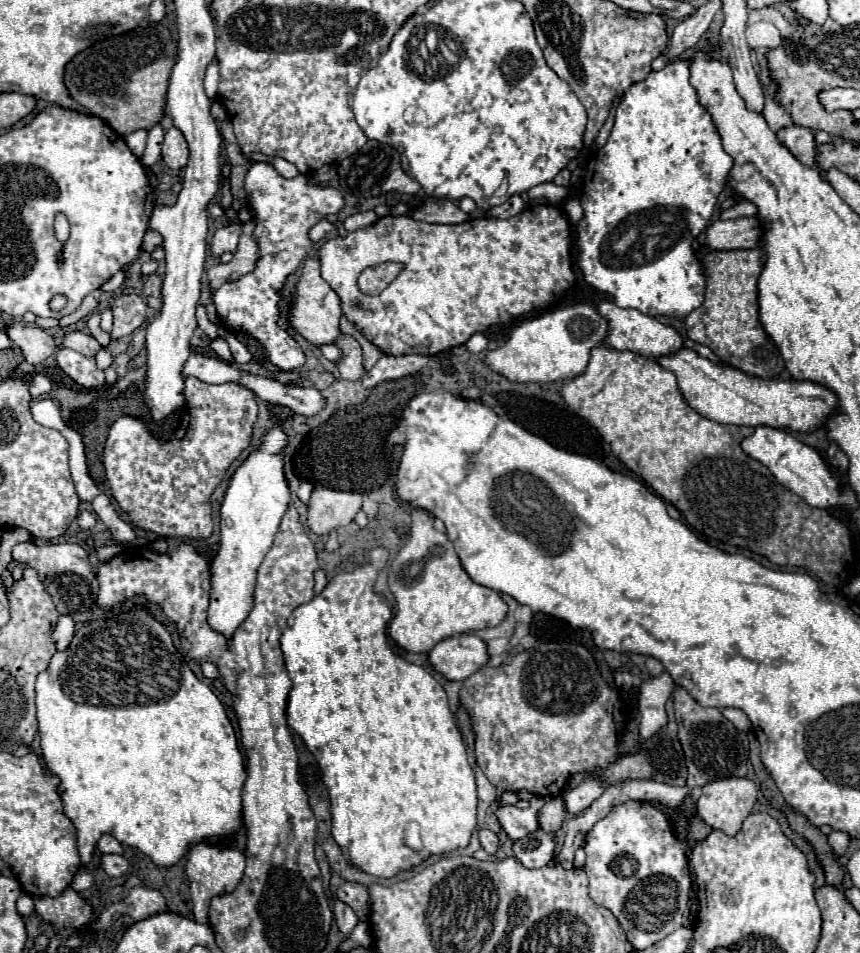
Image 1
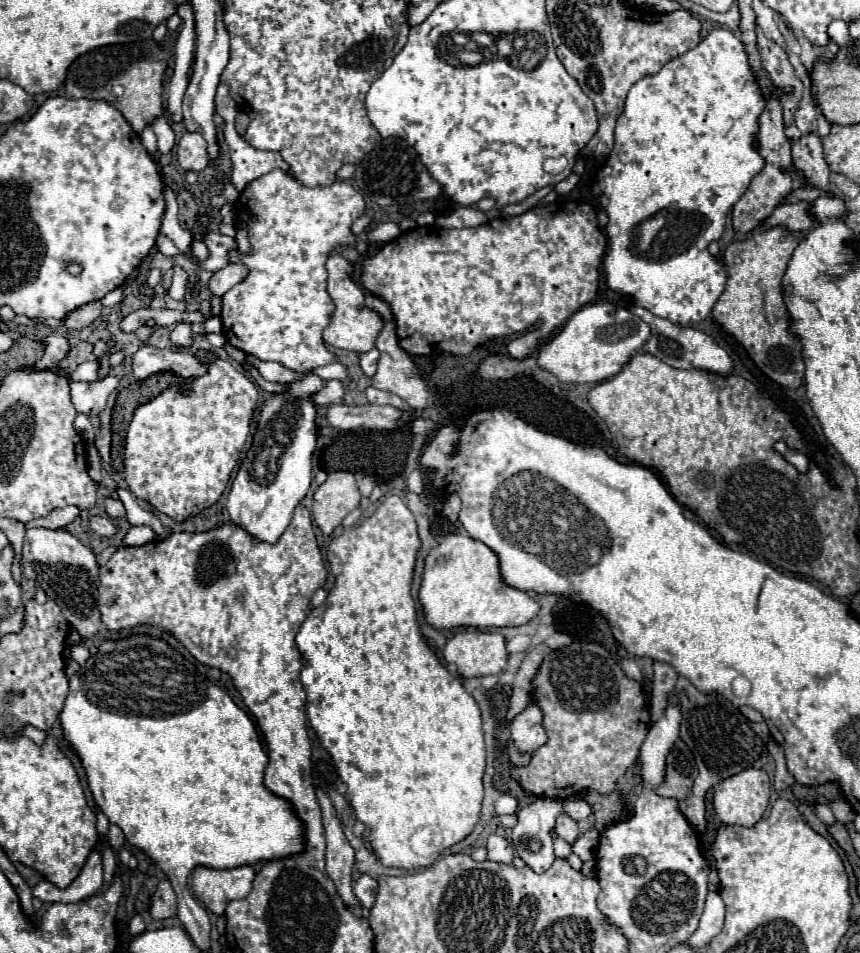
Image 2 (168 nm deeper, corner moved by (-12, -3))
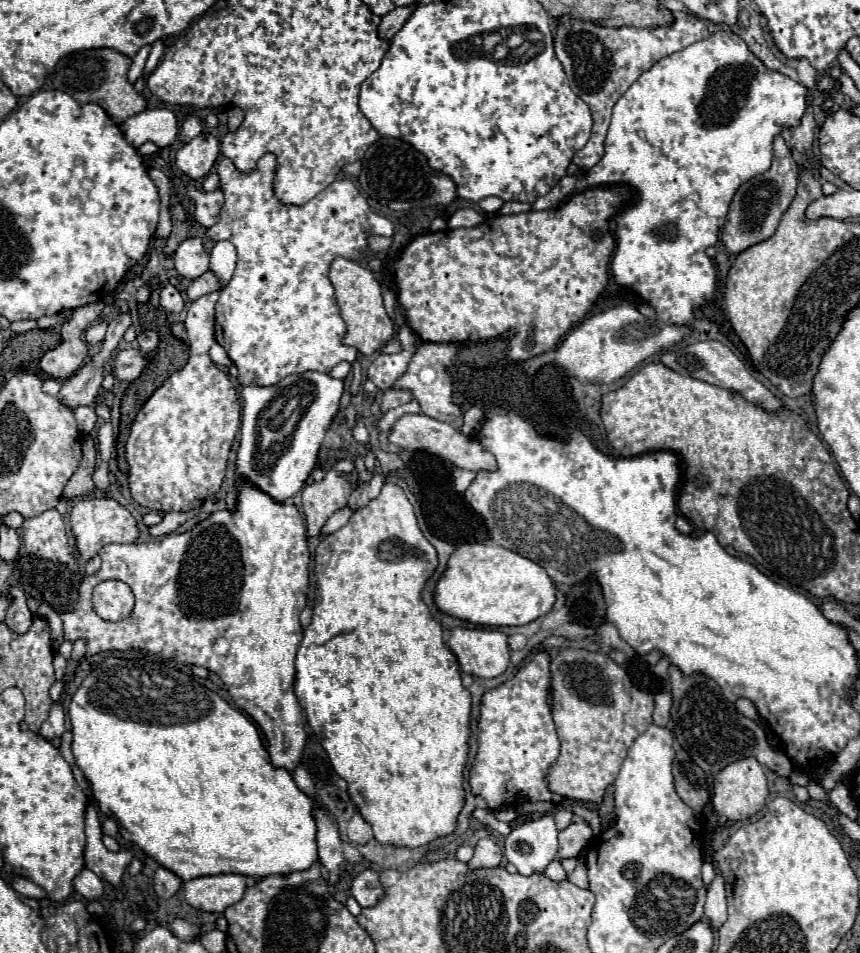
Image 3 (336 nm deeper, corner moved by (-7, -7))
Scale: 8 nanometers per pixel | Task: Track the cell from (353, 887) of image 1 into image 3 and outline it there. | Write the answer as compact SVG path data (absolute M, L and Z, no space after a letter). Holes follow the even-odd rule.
M376 869L362 871L352 883L352 895L356 897L360 907L374 907L384 897L380 873Z

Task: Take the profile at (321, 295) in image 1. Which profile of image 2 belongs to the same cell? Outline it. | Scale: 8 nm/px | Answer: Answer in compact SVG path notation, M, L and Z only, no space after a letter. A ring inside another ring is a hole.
M331 255L327 259L327 273L329 273L327 293L331 295L335 309L333 309L329 325L323 331L323 341L327 345L331 345L331 347L337 347L337 349L365 353L365 351L373 349L375 337L379 335L379 331L383 327L383 321L381 321L381 317L375 311L371 311L371 309L365 307L365 303L363 303L365 301L363 289L351 277L351 271L353 271L353 263L349 263L347 259L343 259L341 255Z

